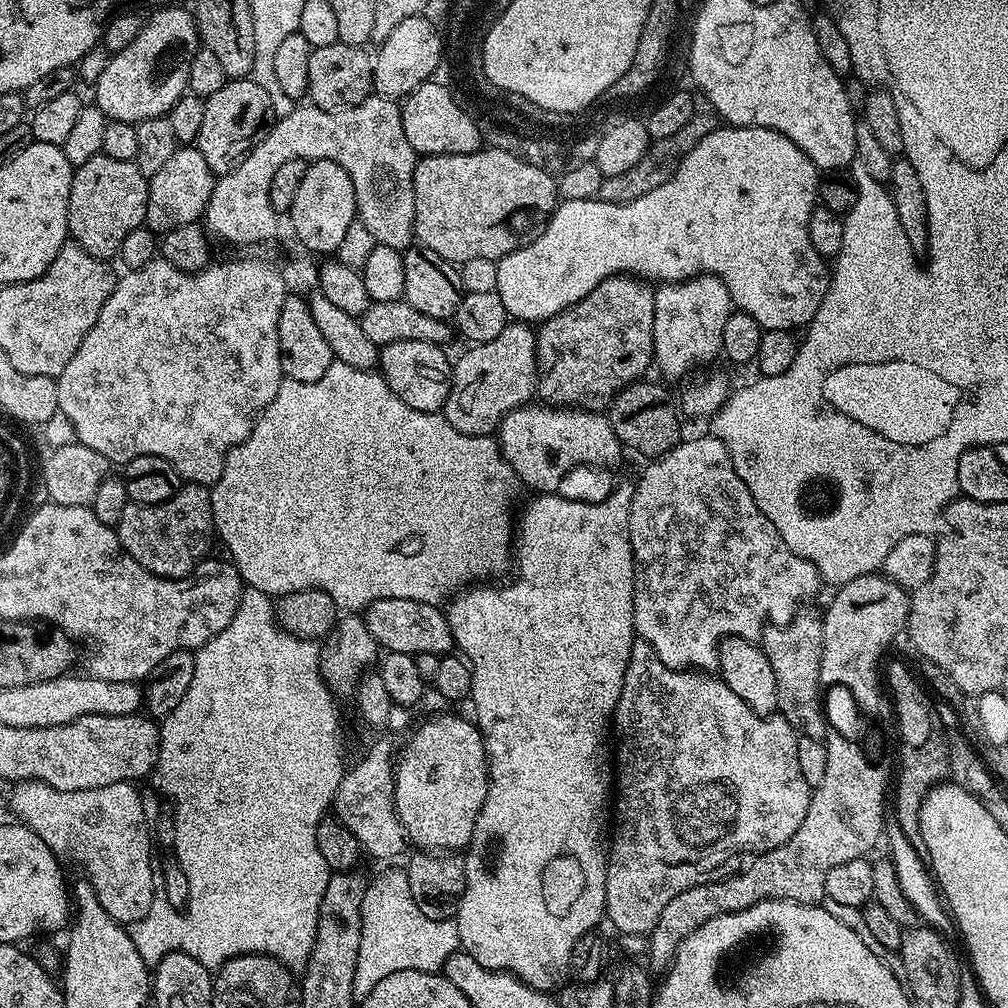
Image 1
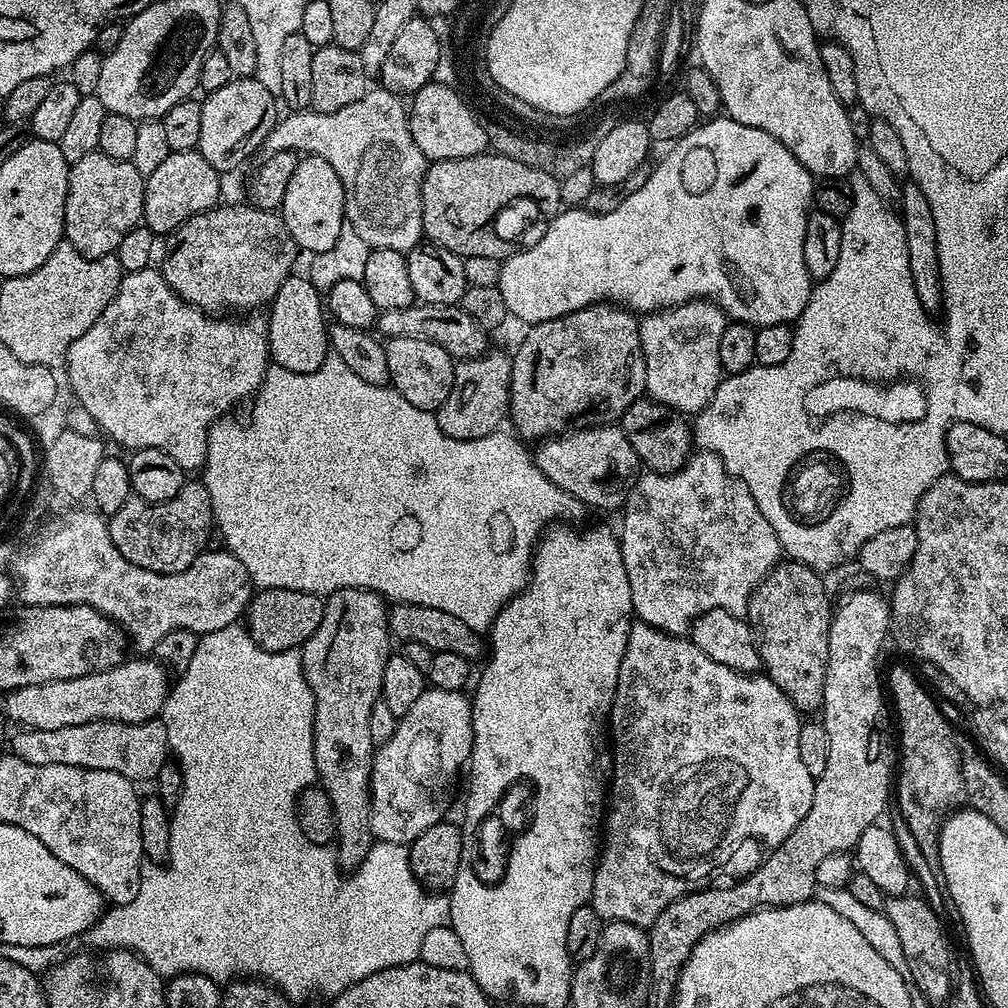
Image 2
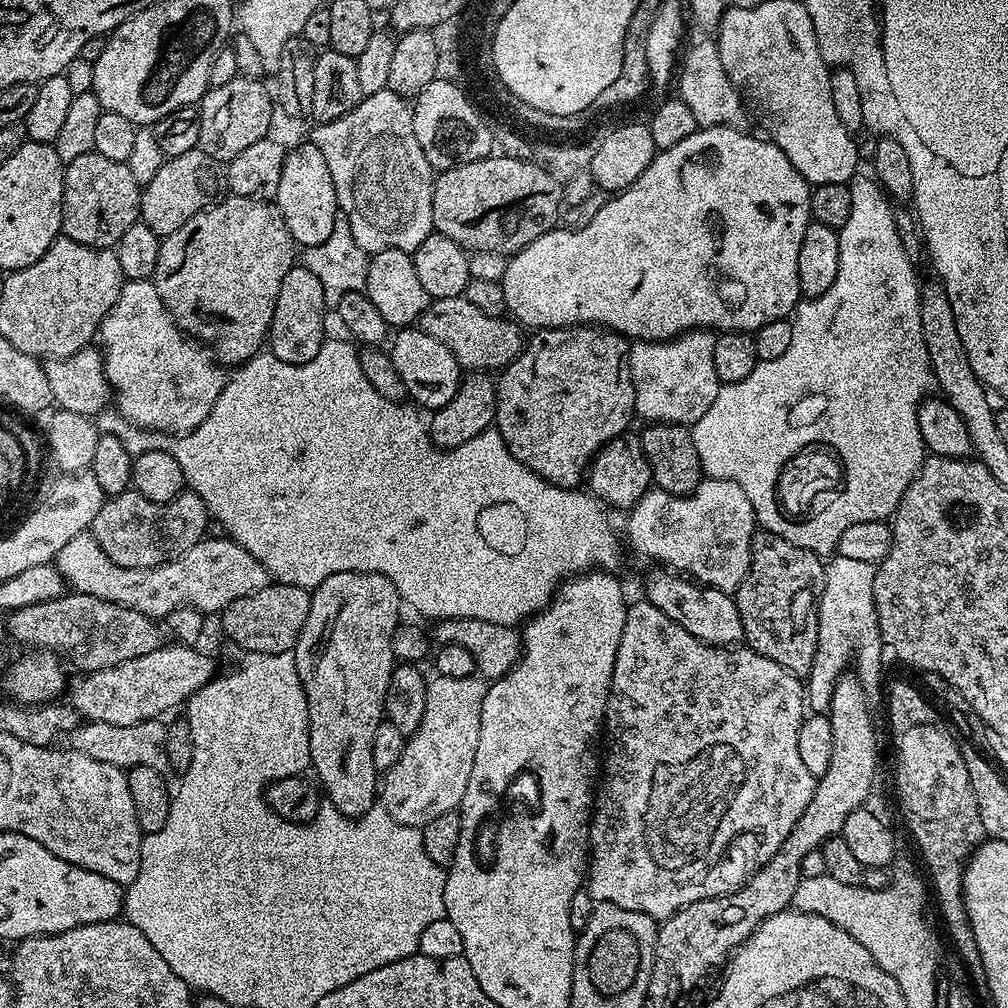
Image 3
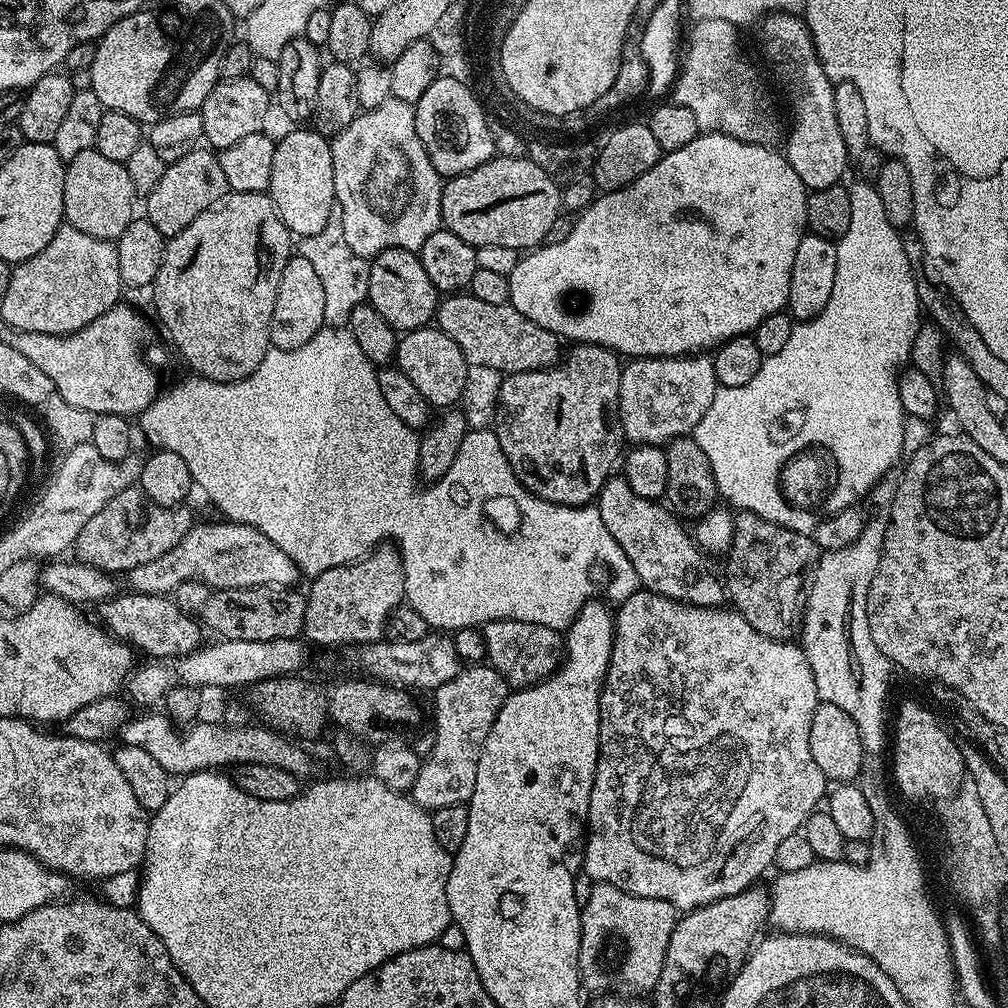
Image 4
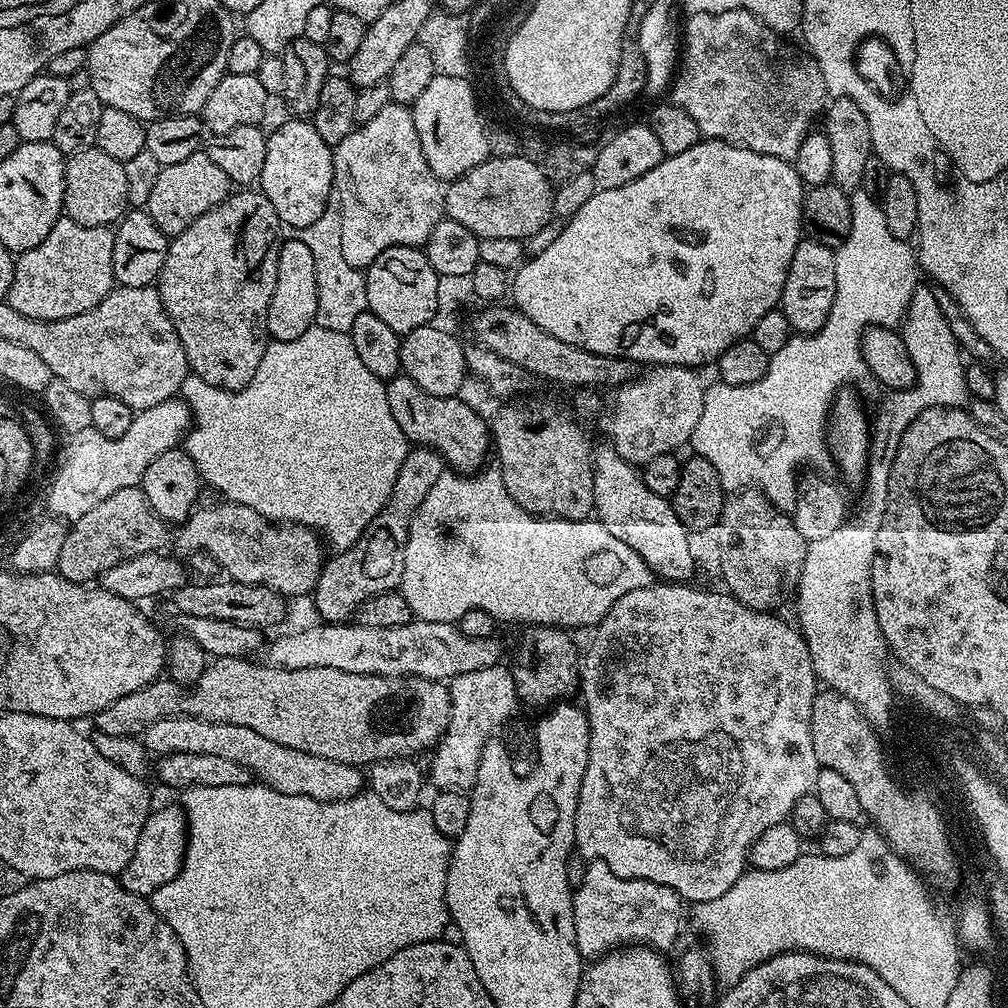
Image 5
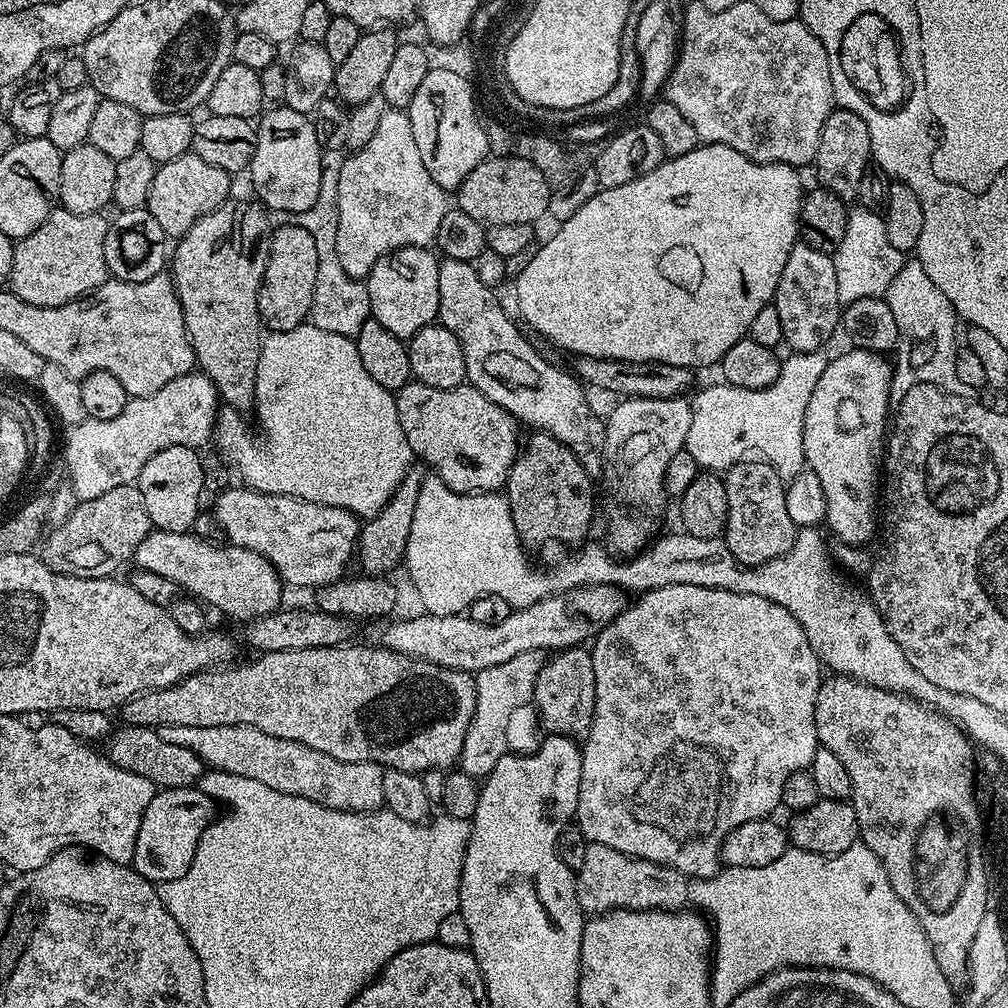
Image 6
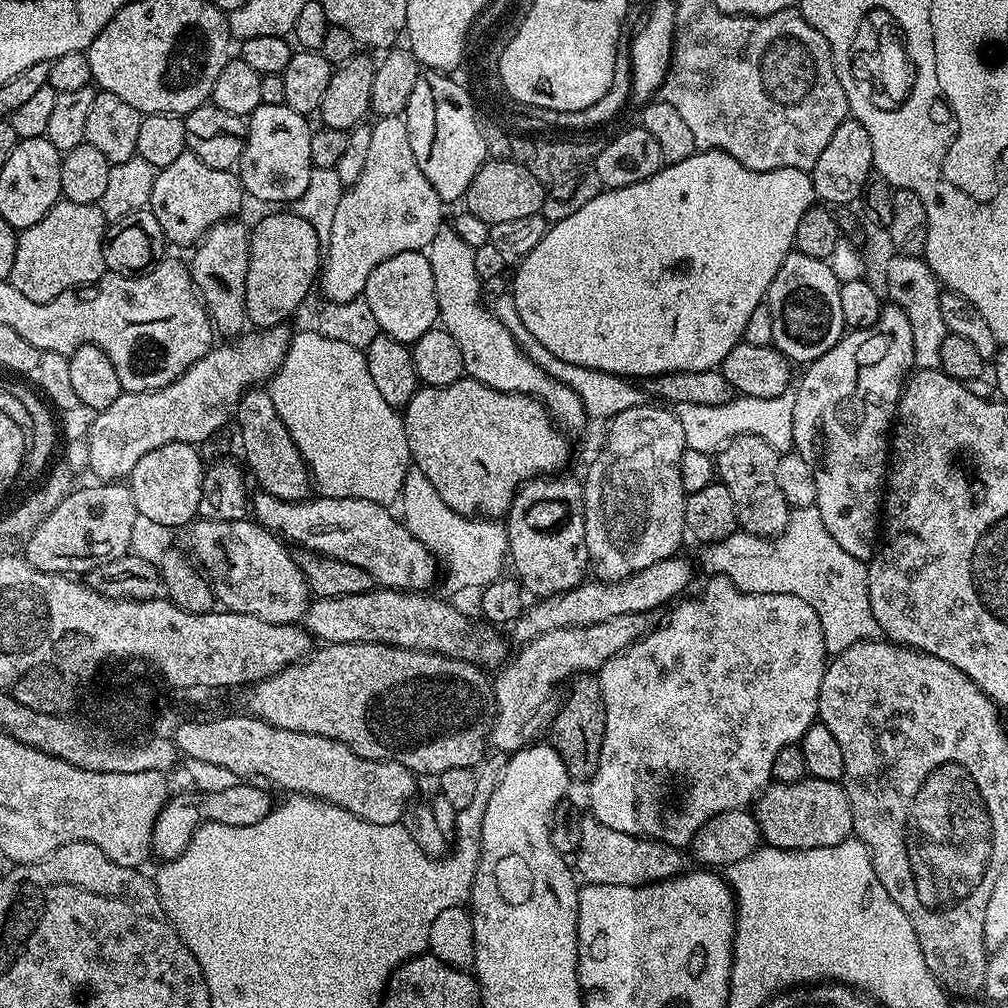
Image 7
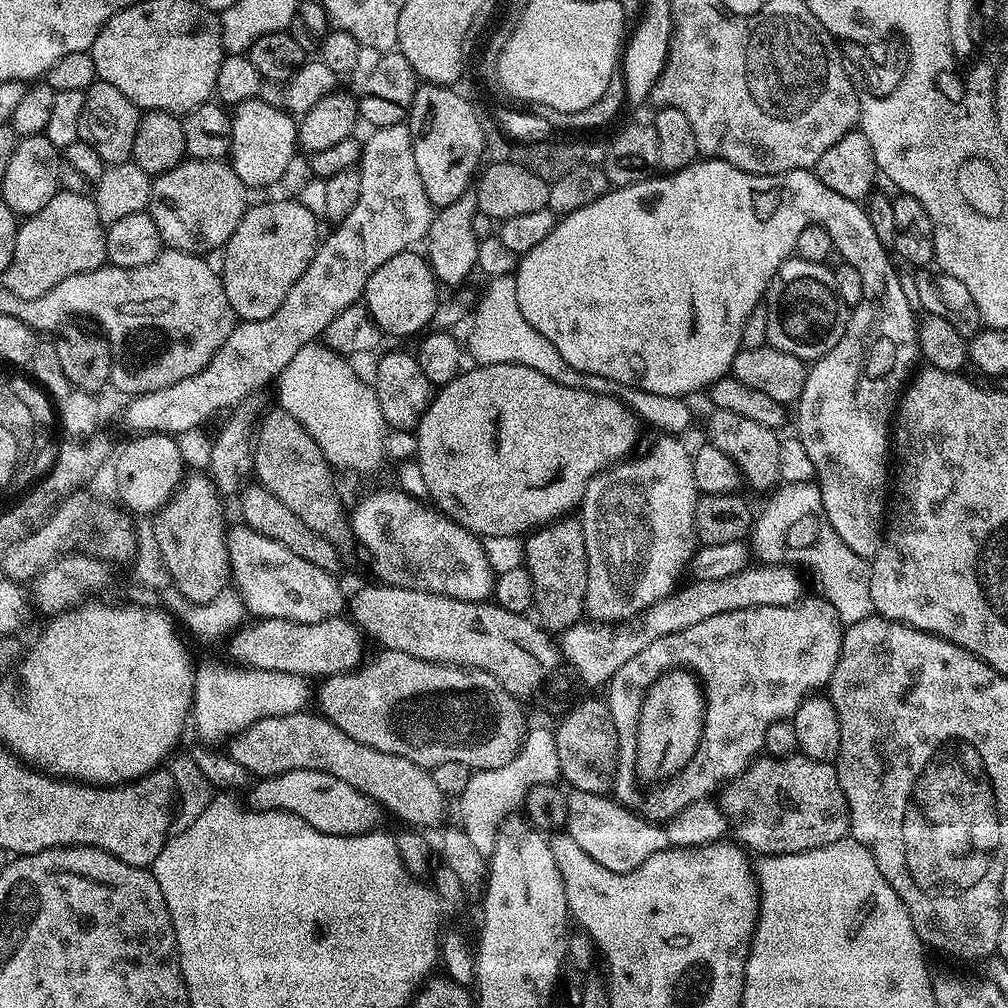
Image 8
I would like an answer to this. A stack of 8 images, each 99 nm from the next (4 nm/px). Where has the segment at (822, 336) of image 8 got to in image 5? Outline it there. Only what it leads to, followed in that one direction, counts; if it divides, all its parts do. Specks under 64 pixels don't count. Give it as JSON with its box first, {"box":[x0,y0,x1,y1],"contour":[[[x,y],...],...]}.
{"box":[780,239,836,334],"contour":[[[801,239],[794,250],[794,258],[790,258],[790,270],[786,274],[786,286],[782,286],[780,307],[786,314],[786,322],[790,322],[793,333],[811,334],[817,332],[830,318],[830,310],[834,306],[836,283],[834,282],[835,251],[822,242]]]}

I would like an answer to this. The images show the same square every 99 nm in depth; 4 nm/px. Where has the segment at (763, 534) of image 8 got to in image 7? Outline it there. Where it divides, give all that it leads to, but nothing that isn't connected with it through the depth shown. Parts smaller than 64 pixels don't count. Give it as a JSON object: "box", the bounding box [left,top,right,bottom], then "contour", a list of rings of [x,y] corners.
{"box":[700,506,877,654],"contour":[[[815,506],[795,509],[789,515],[788,524],[781,535],[774,537],[751,536],[748,532],[737,530],[730,538],[714,542],[703,549],[700,560],[708,574],[724,576],[740,592],[754,594],[794,594],[802,602],[812,606],[822,622],[822,638],[825,649],[835,654],[854,646],[863,640],[871,640],[877,635],[874,610],[870,610],[870,586],[868,585],[868,565],[865,561],[854,558],[830,538],[826,522]]]}

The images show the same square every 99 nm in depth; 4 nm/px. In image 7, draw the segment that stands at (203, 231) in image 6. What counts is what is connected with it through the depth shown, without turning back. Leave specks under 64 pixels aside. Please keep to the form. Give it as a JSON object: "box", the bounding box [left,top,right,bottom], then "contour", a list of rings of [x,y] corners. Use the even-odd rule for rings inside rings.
{"box":[190,219,314,500],"contour":[[[239,219],[223,220],[215,224],[203,240],[195,245],[190,263],[192,285],[212,319],[215,331],[240,334],[245,331],[244,295],[246,294],[246,270],[248,269],[249,225],[239,224]],[[253,386],[240,397],[234,424],[240,427],[240,444],[244,447],[243,463],[251,479],[253,476],[263,491],[279,500],[307,500],[313,495],[314,485],[308,474],[308,465],[300,456],[294,438],[290,438],[282,418],[278,418],[278,410],[274,410],[274,402],[267,387]]]}

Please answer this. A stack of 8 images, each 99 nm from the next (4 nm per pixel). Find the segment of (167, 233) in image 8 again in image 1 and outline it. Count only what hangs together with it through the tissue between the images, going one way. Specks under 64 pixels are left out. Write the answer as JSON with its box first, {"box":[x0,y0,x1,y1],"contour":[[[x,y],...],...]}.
{"box":[144,146,217,234],"contour":[[[177,146],[174,154],[151,176],[148,182],[148,201],[144,224],[157,234],[174,230],[178,226],[197,223],[208,209],[210,194],[214,190],[217,177],[206,166],[200,149],[195,146]]]}

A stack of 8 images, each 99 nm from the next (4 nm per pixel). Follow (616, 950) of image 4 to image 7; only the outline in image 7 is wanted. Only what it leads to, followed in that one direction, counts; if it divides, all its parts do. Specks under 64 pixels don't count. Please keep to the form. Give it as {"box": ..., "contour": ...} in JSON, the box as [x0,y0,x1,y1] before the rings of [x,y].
{"box":[574,816,683,885],"contour":[[[591,816],[581,819],[581,838],[575,853],[574,868],[587,884],[634,885],[668,880],[683,871],[683,853],[669,844],[641,836],[626,835],[602,825]]]}

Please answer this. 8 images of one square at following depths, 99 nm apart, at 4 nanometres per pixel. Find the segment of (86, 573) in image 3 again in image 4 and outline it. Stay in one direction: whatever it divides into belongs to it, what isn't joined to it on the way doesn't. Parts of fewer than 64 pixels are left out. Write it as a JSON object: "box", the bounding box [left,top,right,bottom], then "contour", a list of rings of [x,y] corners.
{"box":[127,522,302,596],"contour":[[[235,522],[224,524],[193,523],[192,529],[174,546],[174,550],[166,550],[162,558],[154,558],[154,562],[146,562],[146,566],[138,566],[127,573],[128,588],[133,592],[163,596],[175,593],[177,586],[187,580],[200,580],[209,588],[249,588],[263,584],[276,584],[279,588],[295,585],[302,573],[284,551],[266,534],[258,529]]]}

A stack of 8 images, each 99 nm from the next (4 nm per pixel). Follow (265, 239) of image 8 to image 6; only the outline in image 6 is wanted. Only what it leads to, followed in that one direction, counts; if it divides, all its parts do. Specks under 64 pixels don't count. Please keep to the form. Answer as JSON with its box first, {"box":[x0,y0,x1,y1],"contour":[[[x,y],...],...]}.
{"box":[258,222,318,332],"contour":[[[300,222],[284,224],[271,233],[268,241],[268,261],[264,284],[258,294],[261,325],[268,332],[294,330],[309,319],[314,284],[317,281],[318,253],[314,238]]]}

